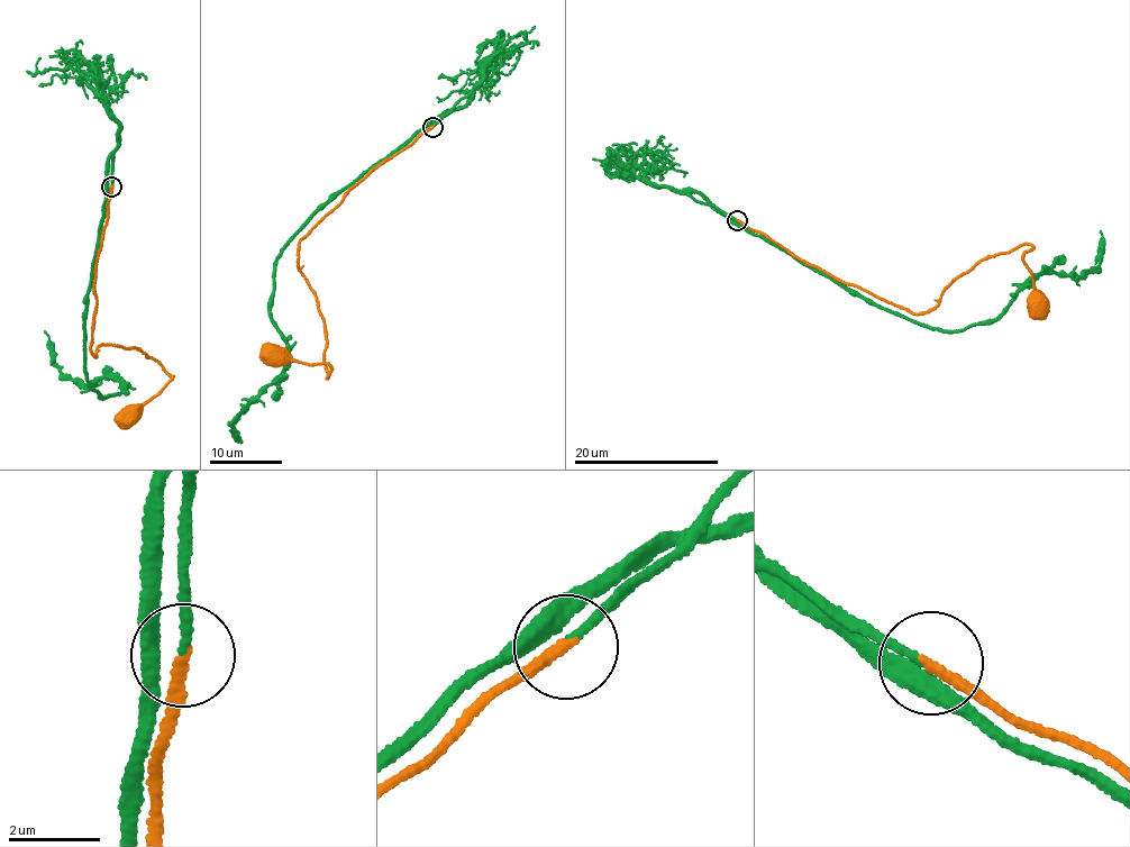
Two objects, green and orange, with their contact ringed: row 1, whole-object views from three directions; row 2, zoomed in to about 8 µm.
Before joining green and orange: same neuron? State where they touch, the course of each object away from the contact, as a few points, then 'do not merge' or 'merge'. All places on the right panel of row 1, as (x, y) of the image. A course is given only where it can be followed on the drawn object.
(737, 220) | green via (737, 220), (882, 308), (944, 331), (1004, 313), (1020, 287), (1037, 276), (1086, 275), (1101, 257), (1101, 231) | orange via (737, 220), (810, 264), (913, 315), (930, 310), (981, 260), (1028, 244), (1023, 260), (1038, 293), (1037, 317) | merge

